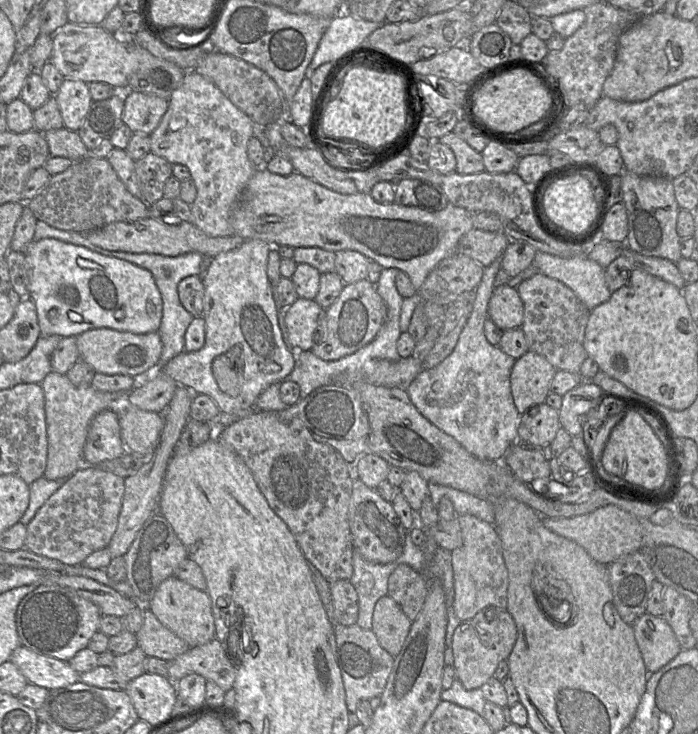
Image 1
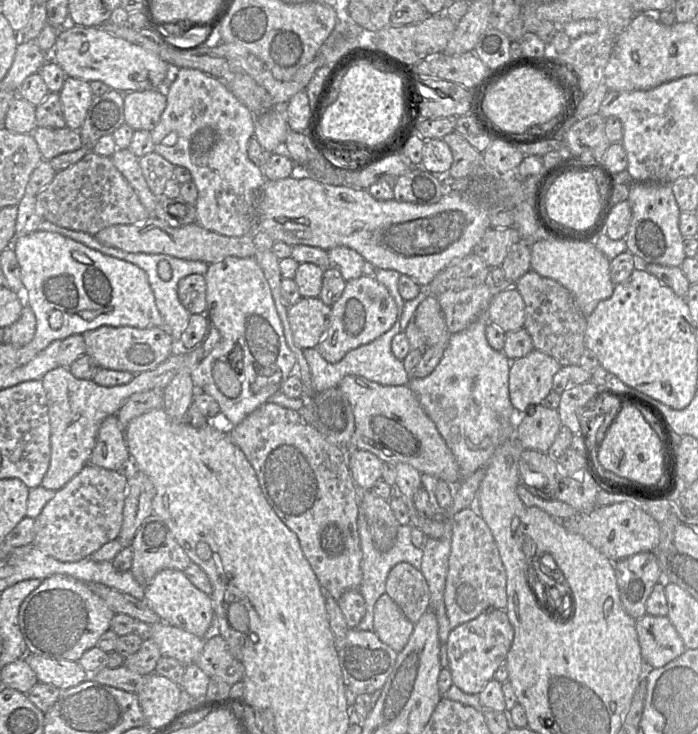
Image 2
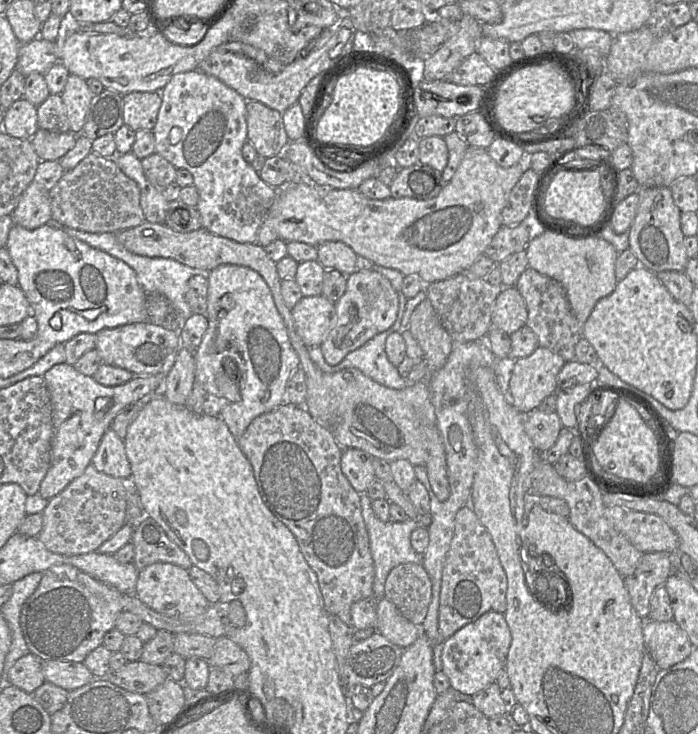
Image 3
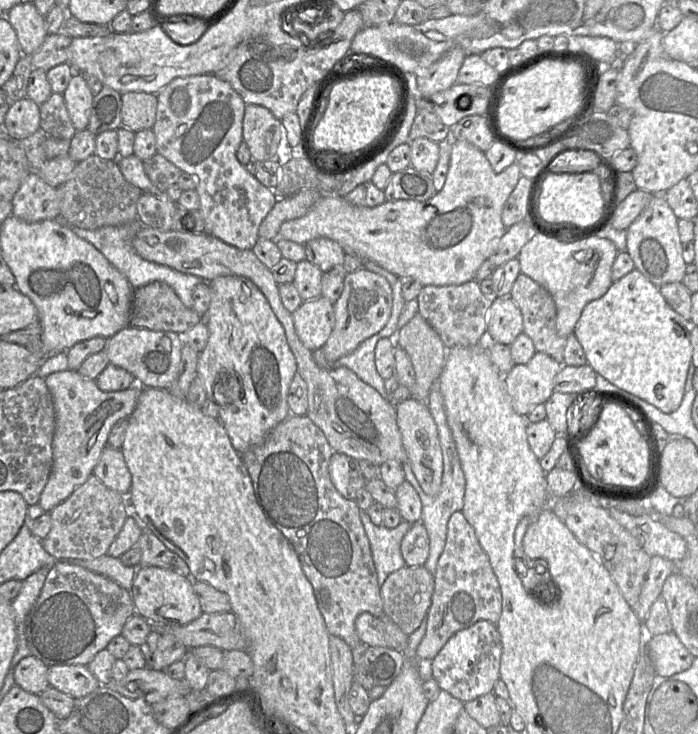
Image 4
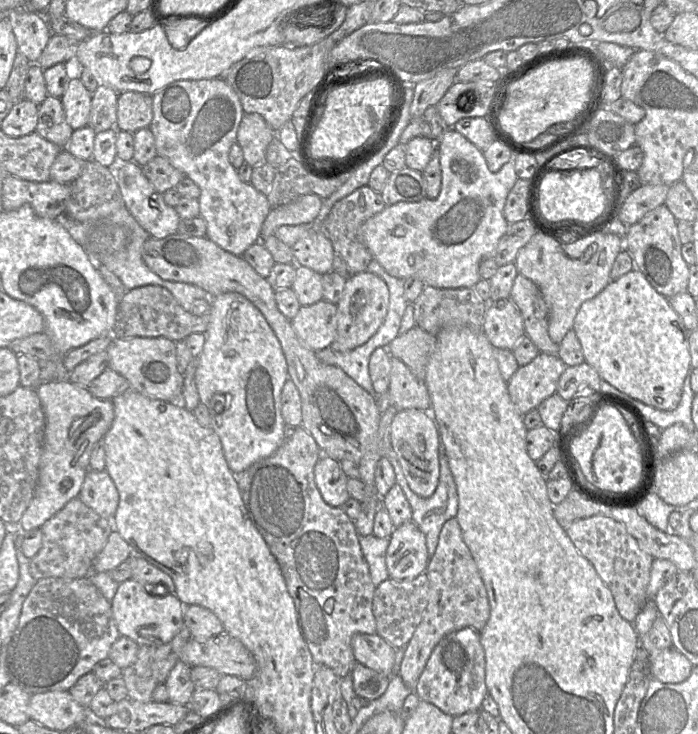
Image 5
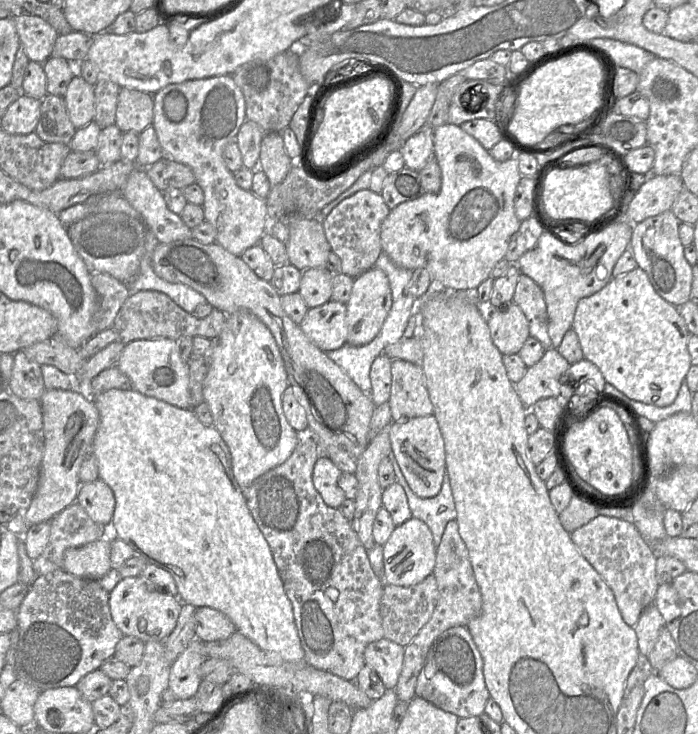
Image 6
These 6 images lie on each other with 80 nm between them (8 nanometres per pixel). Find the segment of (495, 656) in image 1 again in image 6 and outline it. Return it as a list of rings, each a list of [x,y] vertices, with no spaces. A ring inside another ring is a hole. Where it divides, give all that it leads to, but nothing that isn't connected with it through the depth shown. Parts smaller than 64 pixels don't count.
[[[454,626],[431,645],[417,678],[415,695],[459,718],[480,716],[490,697],[483,675],[483,659],[466,626]]]

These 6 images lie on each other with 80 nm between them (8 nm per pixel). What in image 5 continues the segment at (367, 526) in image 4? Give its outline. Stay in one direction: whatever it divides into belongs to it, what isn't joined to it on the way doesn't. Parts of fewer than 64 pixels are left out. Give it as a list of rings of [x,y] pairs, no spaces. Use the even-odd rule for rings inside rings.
[[[371,534],[365,537],[359,536],[359,540],[363,555],[369,565],[372,582],[378,586],[389,577],[386,552],[390,538],[378,538]]]

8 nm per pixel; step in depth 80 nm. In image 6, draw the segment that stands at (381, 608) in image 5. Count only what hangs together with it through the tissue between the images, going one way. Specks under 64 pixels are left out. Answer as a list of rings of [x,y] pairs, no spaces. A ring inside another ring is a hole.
[[[433,573],[412,586],[403,587],[384,583],[383,594],[380,599],[384,638],[406,647],[432,616],[438,597],[439,590]]]

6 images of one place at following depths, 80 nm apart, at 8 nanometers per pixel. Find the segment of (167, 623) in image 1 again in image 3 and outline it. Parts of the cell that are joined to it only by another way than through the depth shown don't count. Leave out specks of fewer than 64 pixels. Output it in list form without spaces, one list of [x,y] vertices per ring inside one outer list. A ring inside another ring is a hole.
[[[155,563],[139,572],[136,584],[136,597],[155,612],[178,620],[200,617],[210,605],[205,596],[192,582],[187,570],[169,563]]]

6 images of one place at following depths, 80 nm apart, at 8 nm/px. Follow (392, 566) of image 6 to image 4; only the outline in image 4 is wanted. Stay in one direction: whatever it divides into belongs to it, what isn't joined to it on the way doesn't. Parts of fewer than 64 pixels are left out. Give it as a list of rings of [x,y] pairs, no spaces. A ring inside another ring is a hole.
[[[421,521],[413,523],[401,542],[401,553],[406,566],[422,566],[429,555],[430,540]]]

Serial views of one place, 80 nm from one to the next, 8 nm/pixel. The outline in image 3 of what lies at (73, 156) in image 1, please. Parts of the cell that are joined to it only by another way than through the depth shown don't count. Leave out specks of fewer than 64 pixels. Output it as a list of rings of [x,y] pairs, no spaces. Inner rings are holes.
[[[38,129],[31,144],[41,161],[59,161],[75,144],[77,136],[71,131],[56,132]]]

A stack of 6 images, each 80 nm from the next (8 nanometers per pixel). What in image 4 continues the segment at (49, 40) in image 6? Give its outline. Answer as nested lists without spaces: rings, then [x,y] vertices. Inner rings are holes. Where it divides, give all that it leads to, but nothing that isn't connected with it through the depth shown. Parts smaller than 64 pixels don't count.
[[[33,2],[17,4],[5,16],[16,31],[22,55],[31,56],[40,48],[47,36],[45,16],[39,13]]]

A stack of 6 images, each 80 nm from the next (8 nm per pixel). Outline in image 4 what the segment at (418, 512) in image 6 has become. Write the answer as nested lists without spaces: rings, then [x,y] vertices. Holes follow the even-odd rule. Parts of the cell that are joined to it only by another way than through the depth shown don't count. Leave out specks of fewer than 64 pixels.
[[[438,383],[432,387],[428,399],[427,406],[432,414],[432,417],[436,423],[438,429],[438,437],[443,455],[443,476],[442,485],[440,492],[435,496],[430,496],[424,492],[420,486],[415,474],[413,473],[408,463],[402,463],[403,470],[405,473],[405,480],[409,482],[417,494],[419,495],[422,502],[422,515],[421,522],[425,526],[430,540],[429,555],[424,563],[424,567],[435,575],[437,563],[440,555],[443,552],[447,537],[448,521],[451,515],[456,511],[462,511],[464,506],[464,495],[466,490],[465,475],[460,463],[459,455],[457,452],[456,444],[451,432],[451,429],[447,423],[446,411],[444,407],[443,396],[438,387]]]

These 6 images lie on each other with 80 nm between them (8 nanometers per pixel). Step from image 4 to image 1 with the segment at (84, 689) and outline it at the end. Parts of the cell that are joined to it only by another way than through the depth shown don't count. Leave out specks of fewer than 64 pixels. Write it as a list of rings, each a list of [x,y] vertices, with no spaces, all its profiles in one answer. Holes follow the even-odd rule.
[[[23,645],[12,652],[9,661],[18,667],[28,683],[48,690],[66,687],[80,678],[68,662],[36,653]]]

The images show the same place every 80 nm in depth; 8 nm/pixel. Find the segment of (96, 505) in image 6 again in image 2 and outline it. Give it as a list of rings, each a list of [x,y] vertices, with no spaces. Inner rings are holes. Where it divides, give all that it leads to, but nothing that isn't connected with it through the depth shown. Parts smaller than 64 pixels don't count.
[[[116,414],[108,416],[98,430],[89,464],[112,471],[123,469],[130,456],[124,430]]]

